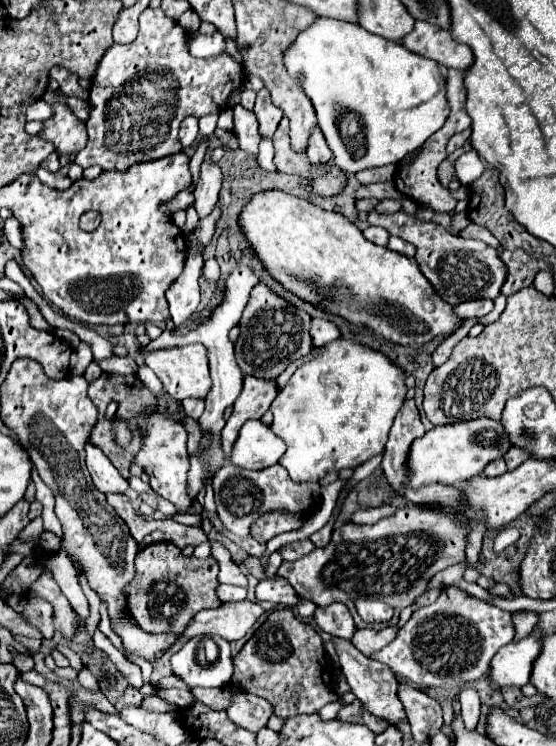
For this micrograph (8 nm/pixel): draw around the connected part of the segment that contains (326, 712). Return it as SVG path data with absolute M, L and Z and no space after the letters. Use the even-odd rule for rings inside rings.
M340 699L336 702L328 703L322 707L318 713L323 720L331 720L337 717L338 710L340 710L343 705L344 702L342 699Z

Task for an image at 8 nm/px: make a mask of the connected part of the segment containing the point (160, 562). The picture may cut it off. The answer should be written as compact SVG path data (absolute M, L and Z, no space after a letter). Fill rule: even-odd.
M154 542L136 554L136 576L128 590L128 612L146 632L182 634L192 616L204 608L218 608L222 602L216 594L218 562L210 556L198 560L184 556L172 542Z

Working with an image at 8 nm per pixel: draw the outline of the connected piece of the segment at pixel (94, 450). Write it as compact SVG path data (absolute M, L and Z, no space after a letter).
M88 440L84 446L84 452L86 452L86 466L92 476L92 482L100 492L126 492L128 480L124 480L118 474L118 470L112 466L112 462L98 446L94 446Z

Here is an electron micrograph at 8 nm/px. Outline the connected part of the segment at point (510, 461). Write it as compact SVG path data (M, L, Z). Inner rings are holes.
M512 446L512 448L510 448L502 458L504 458L504 462L506 462L508 470L512 470L512 468L518 468L518 466L528 458L528 454L526 454L526 452L522 452L520 448L514 448L514 446Z

